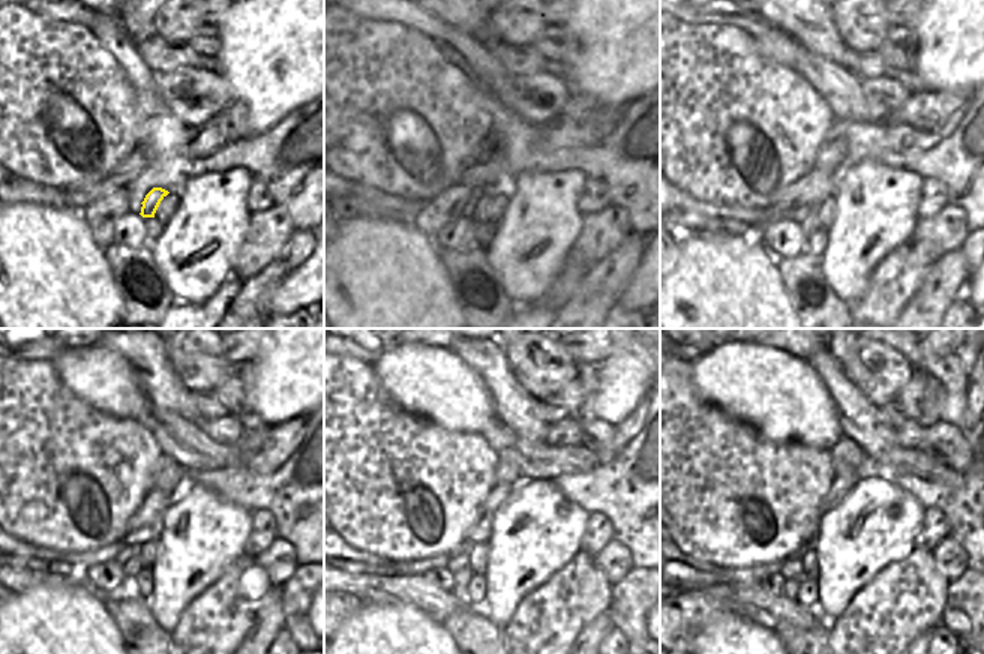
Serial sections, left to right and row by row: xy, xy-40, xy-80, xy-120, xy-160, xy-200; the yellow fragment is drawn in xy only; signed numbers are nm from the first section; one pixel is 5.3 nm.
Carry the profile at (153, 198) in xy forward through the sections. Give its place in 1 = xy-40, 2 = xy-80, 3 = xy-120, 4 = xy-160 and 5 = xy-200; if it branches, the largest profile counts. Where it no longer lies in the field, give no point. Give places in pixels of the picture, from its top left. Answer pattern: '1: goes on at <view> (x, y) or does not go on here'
1: goes on at xy-40 (480, 213)
2: goes on at xy-80 (810, 224)
3: goes on at xy-120 (134, 566)
4: goes on at xy-160 (462, 578)
5: goes on at xy-200 (789, 590)

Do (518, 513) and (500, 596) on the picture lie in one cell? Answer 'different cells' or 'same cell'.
same cell

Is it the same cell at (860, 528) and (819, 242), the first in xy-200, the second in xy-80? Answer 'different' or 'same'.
different

